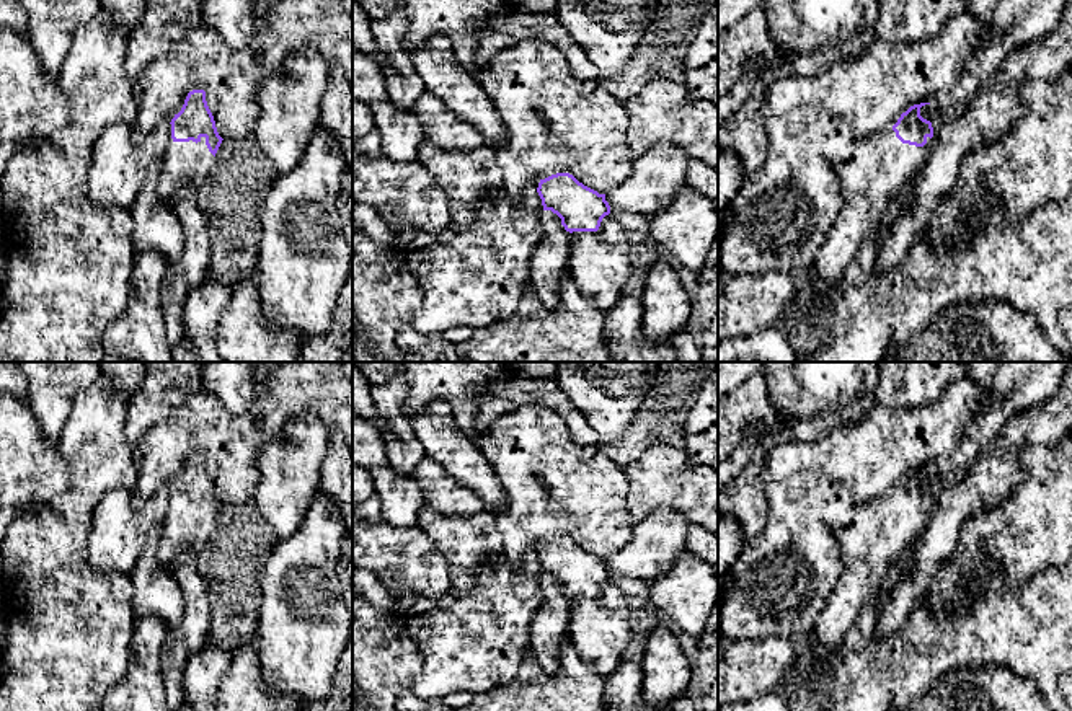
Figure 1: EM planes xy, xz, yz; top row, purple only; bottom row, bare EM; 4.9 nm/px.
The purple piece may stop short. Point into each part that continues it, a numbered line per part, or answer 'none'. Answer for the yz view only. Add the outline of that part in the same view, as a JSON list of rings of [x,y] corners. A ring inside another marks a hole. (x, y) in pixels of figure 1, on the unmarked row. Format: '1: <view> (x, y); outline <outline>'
1: yz (868, 561); outline [[[893,492],[878,504],[873,527],[866,527],[845,553],[845,569],[827,597],[814,628],[817,657],[834,651],[853,626],[863,607],[884,587],[893,566],[915,545],[932,504],[924,512],[902,509]]]

